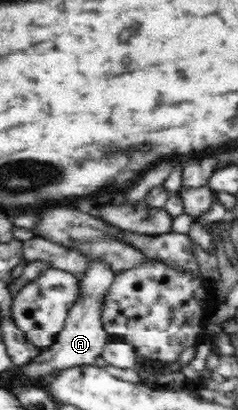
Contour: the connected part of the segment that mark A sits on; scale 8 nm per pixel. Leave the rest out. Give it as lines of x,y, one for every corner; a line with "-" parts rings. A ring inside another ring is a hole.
94,262
88,267
81,280
79,295
71,306
65,321
64,329
57,334
56,342
37,356
37,359
27,366
16,368
16,377
29,380
32,383
47,383
46,376
52,370
64,370
72,366
94,365
100,362
104,346
109,341
109,334
105,332
102,323
102,298
108,286
114,280
114,273
103,262

